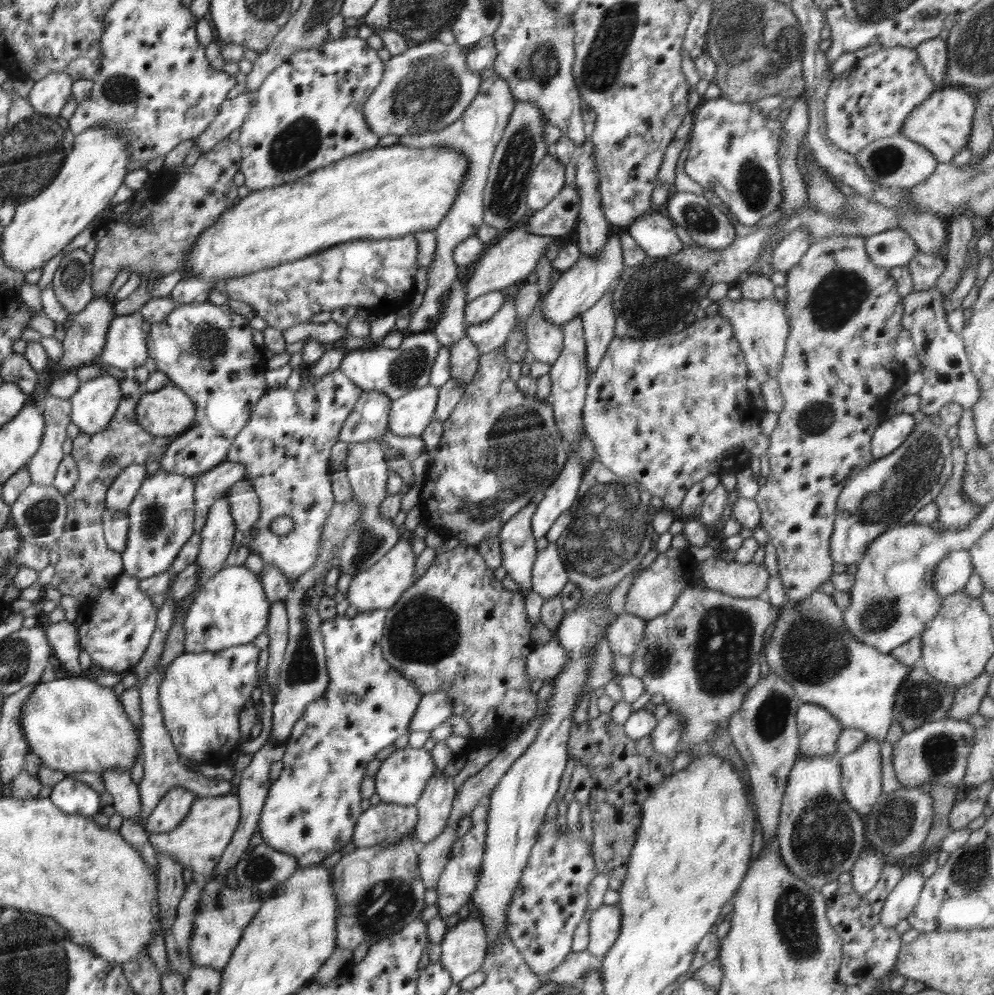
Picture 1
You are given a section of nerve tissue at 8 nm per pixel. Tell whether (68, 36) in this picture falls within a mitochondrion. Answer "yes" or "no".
no

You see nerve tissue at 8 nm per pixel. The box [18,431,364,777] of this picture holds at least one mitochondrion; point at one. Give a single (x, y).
(304, 668)

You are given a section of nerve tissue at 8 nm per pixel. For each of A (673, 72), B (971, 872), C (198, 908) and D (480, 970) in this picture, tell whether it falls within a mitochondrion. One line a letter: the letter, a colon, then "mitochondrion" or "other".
A: other
B: mitochondrion
C: other
D: other

